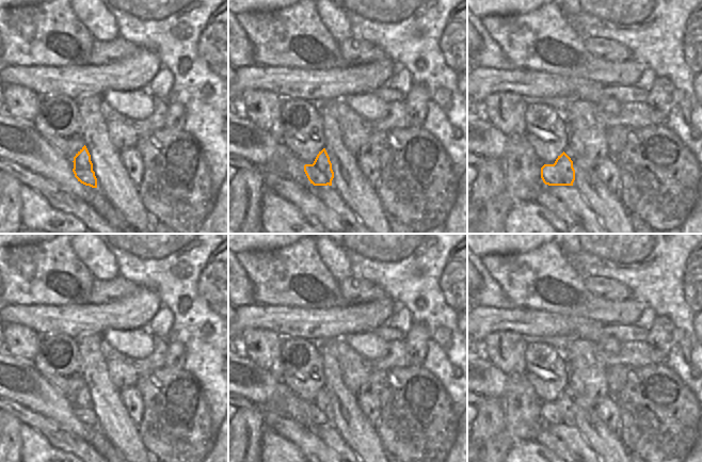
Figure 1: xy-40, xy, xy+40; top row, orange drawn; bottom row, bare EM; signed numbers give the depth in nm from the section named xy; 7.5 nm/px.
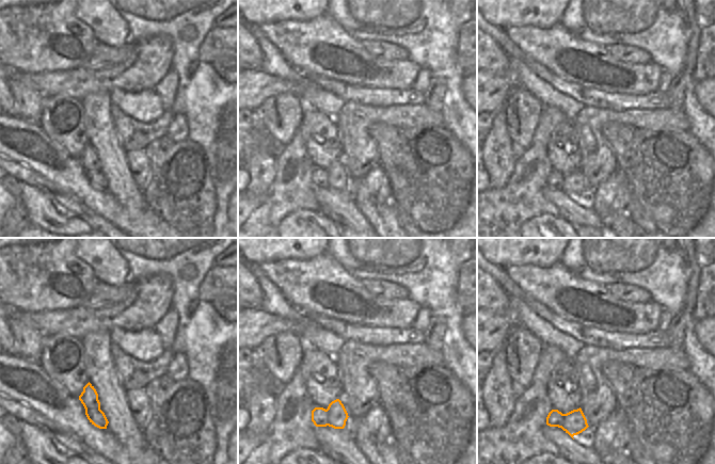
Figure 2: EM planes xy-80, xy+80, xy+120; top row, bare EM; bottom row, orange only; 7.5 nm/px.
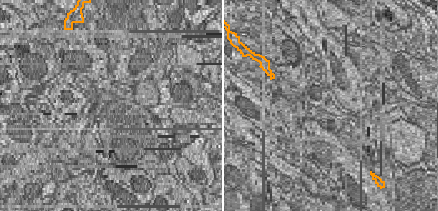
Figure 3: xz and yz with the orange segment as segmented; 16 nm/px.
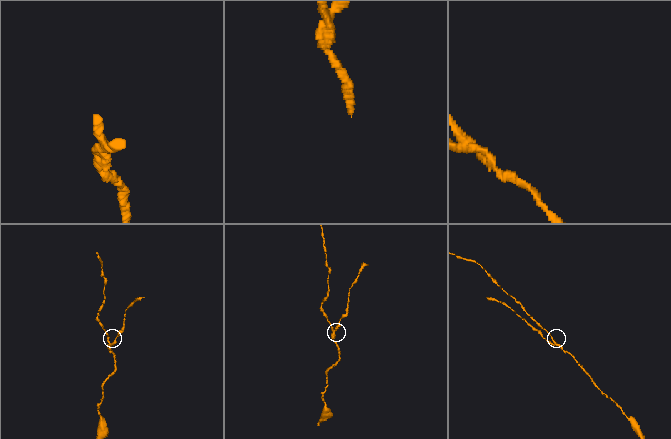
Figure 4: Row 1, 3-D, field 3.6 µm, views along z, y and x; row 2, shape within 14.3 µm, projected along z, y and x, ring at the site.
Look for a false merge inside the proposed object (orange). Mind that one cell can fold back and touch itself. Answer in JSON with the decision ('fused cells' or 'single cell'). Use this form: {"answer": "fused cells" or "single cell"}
{"answer": "fused cells"}

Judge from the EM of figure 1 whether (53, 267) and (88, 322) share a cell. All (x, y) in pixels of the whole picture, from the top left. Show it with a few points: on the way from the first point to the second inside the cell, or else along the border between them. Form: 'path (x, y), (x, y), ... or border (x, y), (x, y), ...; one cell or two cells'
border (88, 302), (84, 304), (50, 304); two cells

